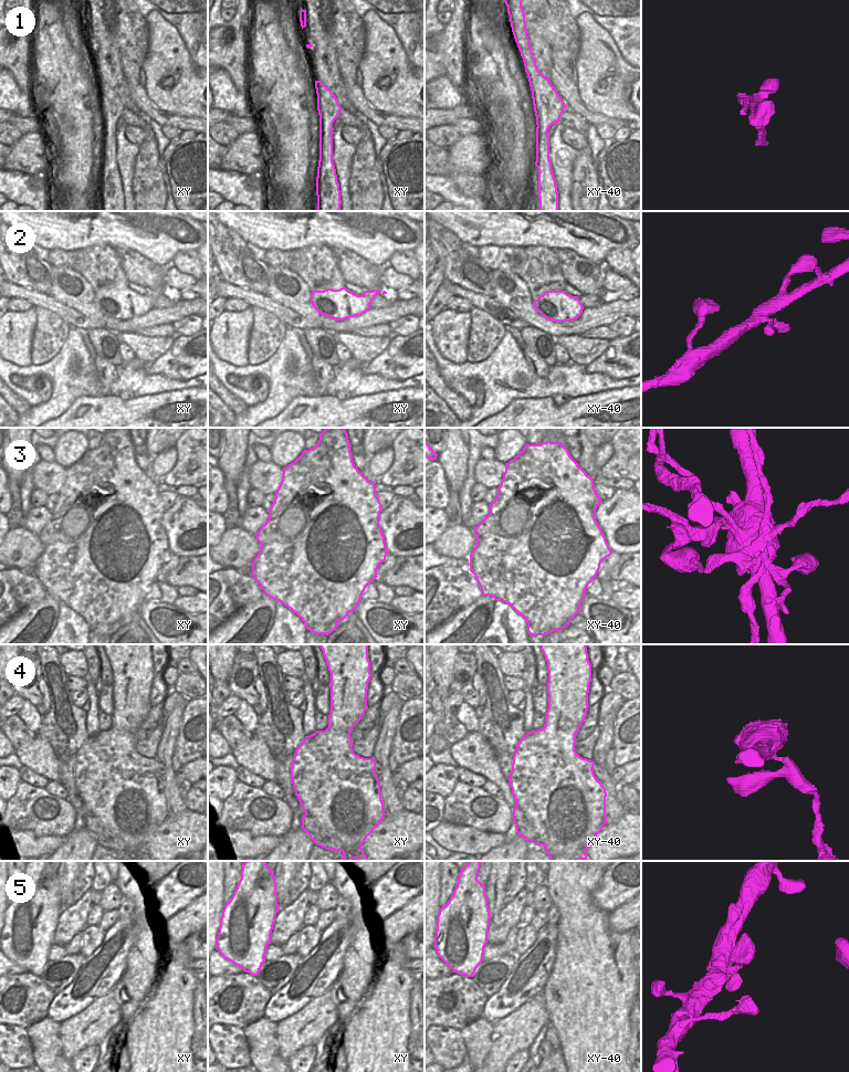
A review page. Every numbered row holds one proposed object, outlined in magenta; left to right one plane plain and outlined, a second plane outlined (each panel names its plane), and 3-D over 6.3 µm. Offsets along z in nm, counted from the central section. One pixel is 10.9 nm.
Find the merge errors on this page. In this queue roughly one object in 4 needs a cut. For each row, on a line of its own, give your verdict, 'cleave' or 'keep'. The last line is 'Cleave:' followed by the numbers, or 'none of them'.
1: keep
2: keep
3: cleave
4: cleave
5: keep
Cleave: 3, 4

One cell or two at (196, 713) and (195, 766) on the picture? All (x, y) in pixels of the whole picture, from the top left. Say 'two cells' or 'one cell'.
two cells

